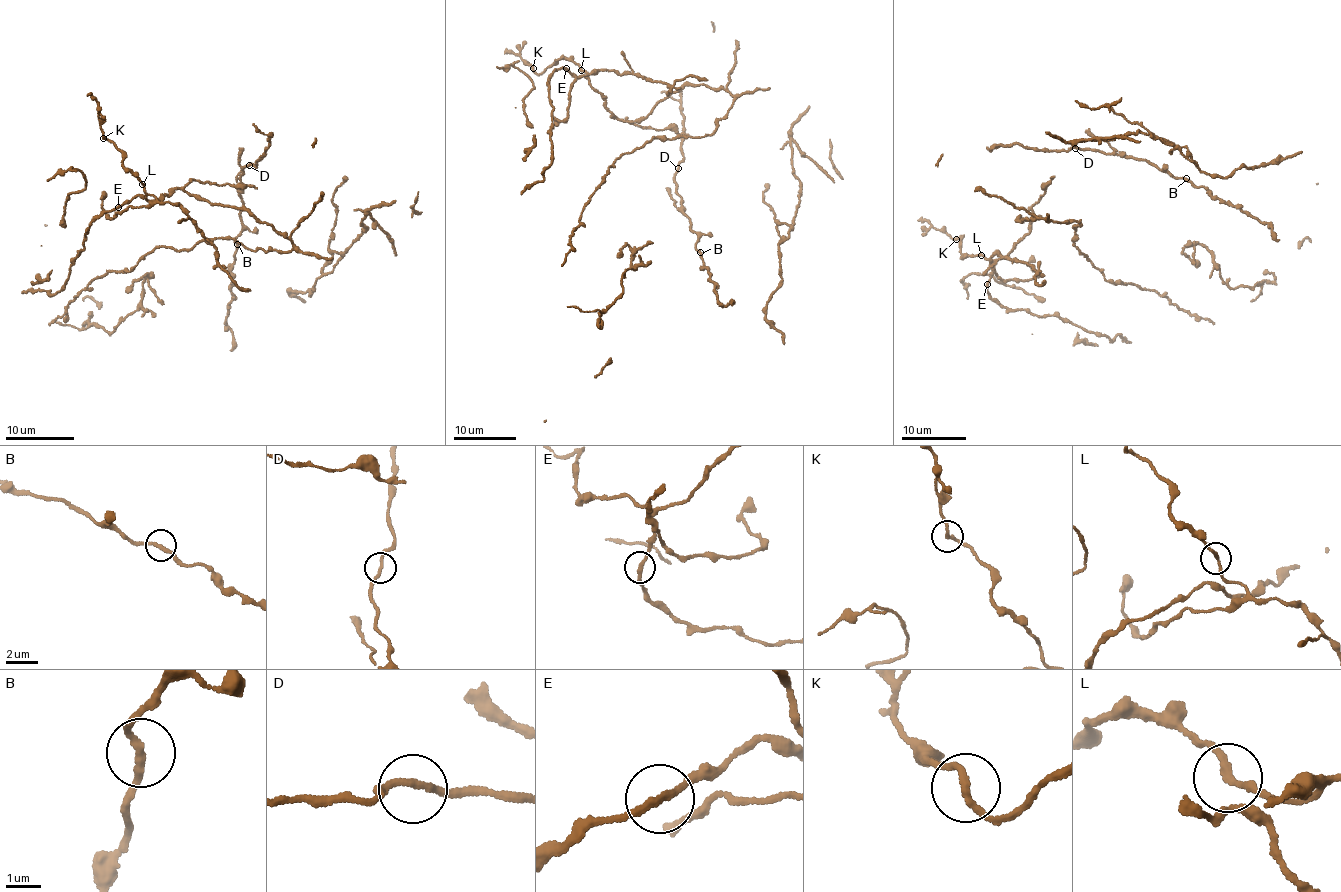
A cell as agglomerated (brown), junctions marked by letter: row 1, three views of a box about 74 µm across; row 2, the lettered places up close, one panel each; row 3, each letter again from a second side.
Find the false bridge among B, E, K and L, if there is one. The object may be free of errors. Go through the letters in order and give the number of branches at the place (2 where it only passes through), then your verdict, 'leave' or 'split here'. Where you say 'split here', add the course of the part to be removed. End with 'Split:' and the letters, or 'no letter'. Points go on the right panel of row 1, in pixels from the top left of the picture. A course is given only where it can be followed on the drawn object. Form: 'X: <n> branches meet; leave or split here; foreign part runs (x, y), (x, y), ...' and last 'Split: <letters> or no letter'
B: 2 branches meet; leave
E: 2 branches meet; leave
K: 2 branches meet; leave
L: 2 branches meet; leave
Split: no letter

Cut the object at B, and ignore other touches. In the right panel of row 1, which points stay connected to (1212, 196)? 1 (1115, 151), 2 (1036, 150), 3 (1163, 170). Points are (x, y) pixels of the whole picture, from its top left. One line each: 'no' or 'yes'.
1: no
2: no
3: no

